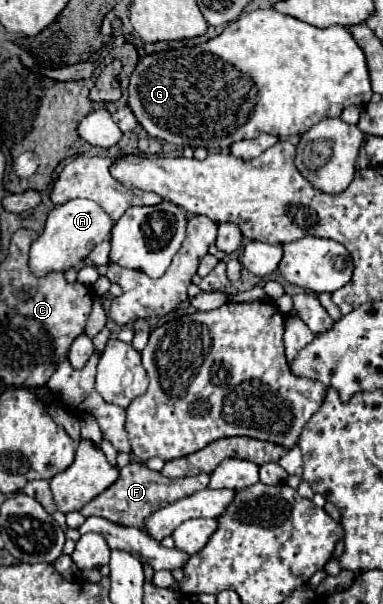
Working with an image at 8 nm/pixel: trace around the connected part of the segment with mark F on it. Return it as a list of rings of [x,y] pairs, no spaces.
[[[131,461],[129,465],[121,467],[121,477],[107,489],[103,491],[101,495],[97,495],[93,501],[89,501],[79,513],[83,517],[91,517],[91,515],[97,515],[97,517],[105,517],[113,523],[119,523],[119,525],[127,525],[127,527],[141,527],[141,519],[143,515],[159,509],[159,507],[165,507],[177,499],[183,499],[183,497],[189,497],[193,495],[195,491],[199,489],[205,489],[209,485],[209,475],[201,473],[201,475],[195,475],[195,477],[181,477],[181,479],[167,479],[163,477],[159,471],[151,471],[145,467],[145,463],[139,463],[139,461]]]

